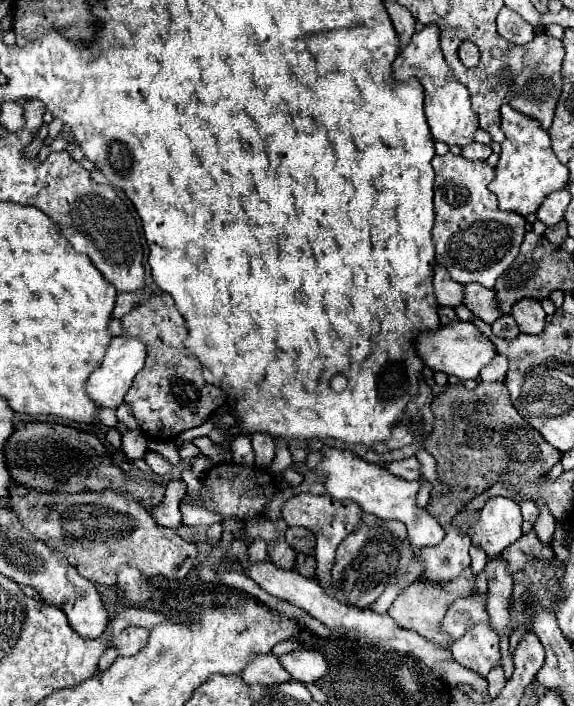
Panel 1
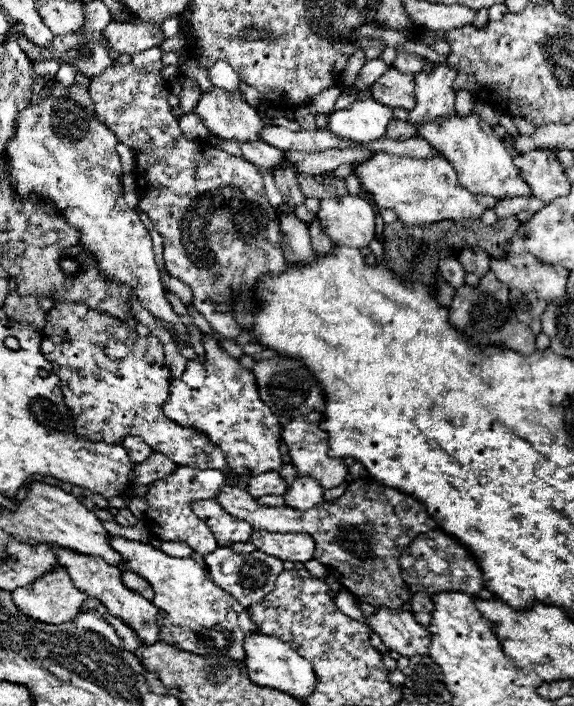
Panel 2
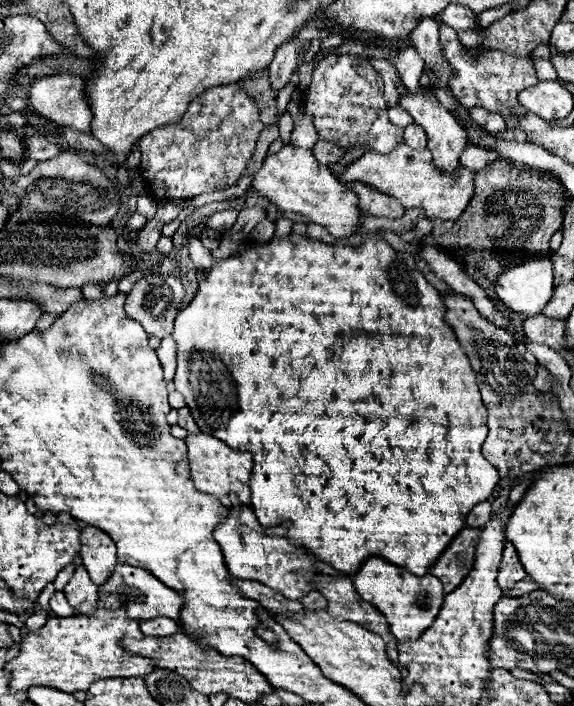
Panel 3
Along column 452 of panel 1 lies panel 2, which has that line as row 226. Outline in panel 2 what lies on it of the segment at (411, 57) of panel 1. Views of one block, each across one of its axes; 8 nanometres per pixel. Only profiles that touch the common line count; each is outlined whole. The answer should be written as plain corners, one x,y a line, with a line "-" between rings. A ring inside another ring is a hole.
54,78
50,80
54,82
52,96
42,102
34,100
32,106
18,116
16,138
6,148
6,162
12,170
16,194
28,198
28,192
36,192
40,198
54,202
68,224
80,228
84,248
100,260
100,268
136,290
144,308
164,320
170,330
176,330
172,334
178,334
188,344
184,324
166,300
150,234
138,212
124,200
116,136
96,118
94,102
84,86
74,84
72,88
62,88

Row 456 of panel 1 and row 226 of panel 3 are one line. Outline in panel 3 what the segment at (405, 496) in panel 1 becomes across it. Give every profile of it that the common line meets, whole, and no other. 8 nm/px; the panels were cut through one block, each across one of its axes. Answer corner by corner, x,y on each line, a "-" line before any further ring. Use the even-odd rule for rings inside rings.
288,144
278,154
268,156
264,166
254,174
252,190
266,196
282,212
302,214
310,222
324,226
334,238
348,238
360,226
362,212
358,208
358,196
342,184
328,166
320,166
310,150

